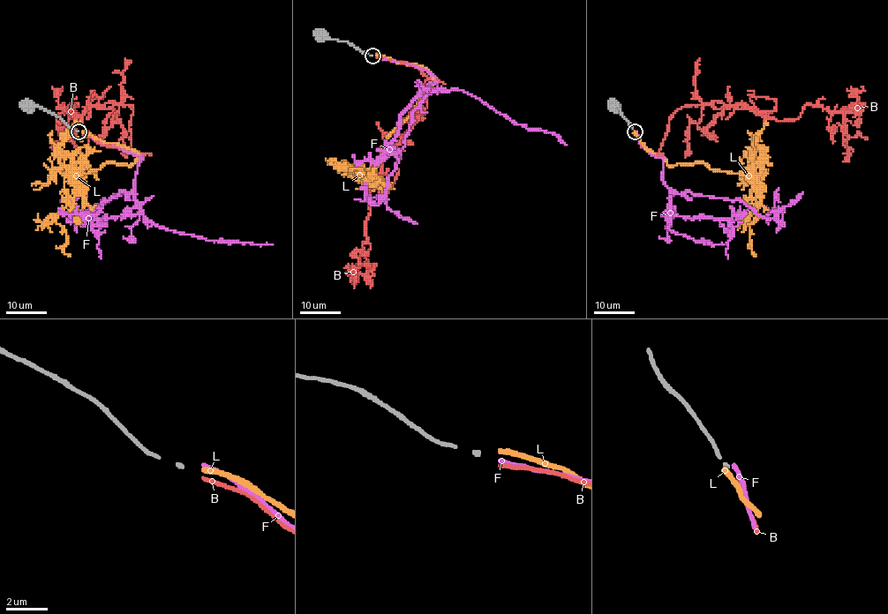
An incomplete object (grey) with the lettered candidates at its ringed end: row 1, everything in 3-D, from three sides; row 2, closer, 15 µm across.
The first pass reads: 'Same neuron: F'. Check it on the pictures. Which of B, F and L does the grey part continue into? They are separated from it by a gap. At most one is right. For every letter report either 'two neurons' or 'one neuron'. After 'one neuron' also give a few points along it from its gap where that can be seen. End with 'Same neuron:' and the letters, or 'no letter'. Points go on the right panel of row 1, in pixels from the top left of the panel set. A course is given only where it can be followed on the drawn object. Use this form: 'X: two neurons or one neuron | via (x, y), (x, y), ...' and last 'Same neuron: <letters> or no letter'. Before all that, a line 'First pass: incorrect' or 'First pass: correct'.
First pass: correct
B: two neurons
F: one neuron | via (635, 131), (647, 151), (662, 154), (662, 181), (670, 193), (741, 200), (777, 219), (778, 187)
L: two neurons
Same neuron: F

